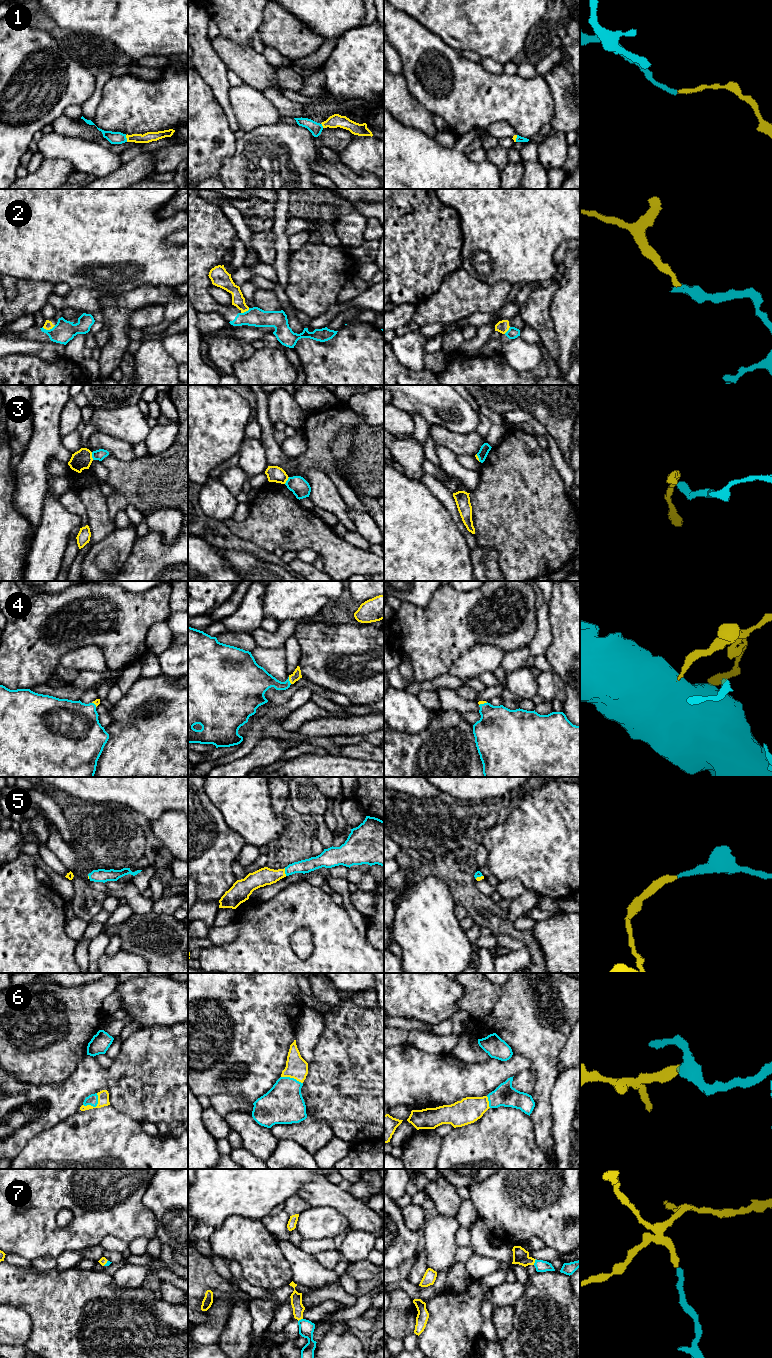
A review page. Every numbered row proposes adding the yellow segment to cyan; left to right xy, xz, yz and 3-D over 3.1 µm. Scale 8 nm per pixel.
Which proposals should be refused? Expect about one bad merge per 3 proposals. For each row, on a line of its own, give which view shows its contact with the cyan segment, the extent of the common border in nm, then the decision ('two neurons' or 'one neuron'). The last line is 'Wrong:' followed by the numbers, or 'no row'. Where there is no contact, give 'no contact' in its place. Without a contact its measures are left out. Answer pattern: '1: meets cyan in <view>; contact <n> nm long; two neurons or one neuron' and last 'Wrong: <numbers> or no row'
1: meets cyan in xy; contact 60 nm long; one neuron
2: meets cyan in xy; contact 110 nm long; two neurons
3: meets cyan in xy; contact 70 nm long; two neurons
4: meets cyan in xz; contact 60 nm long; one neuron
5: meets cyan in xz; contact 70 nm long; one neuron
6: meets cyan in xy; contact 160 nm long; one neuron
7: meets cyan in yz; contact 50 nm long; one neuron
Wrong: 2, 3

